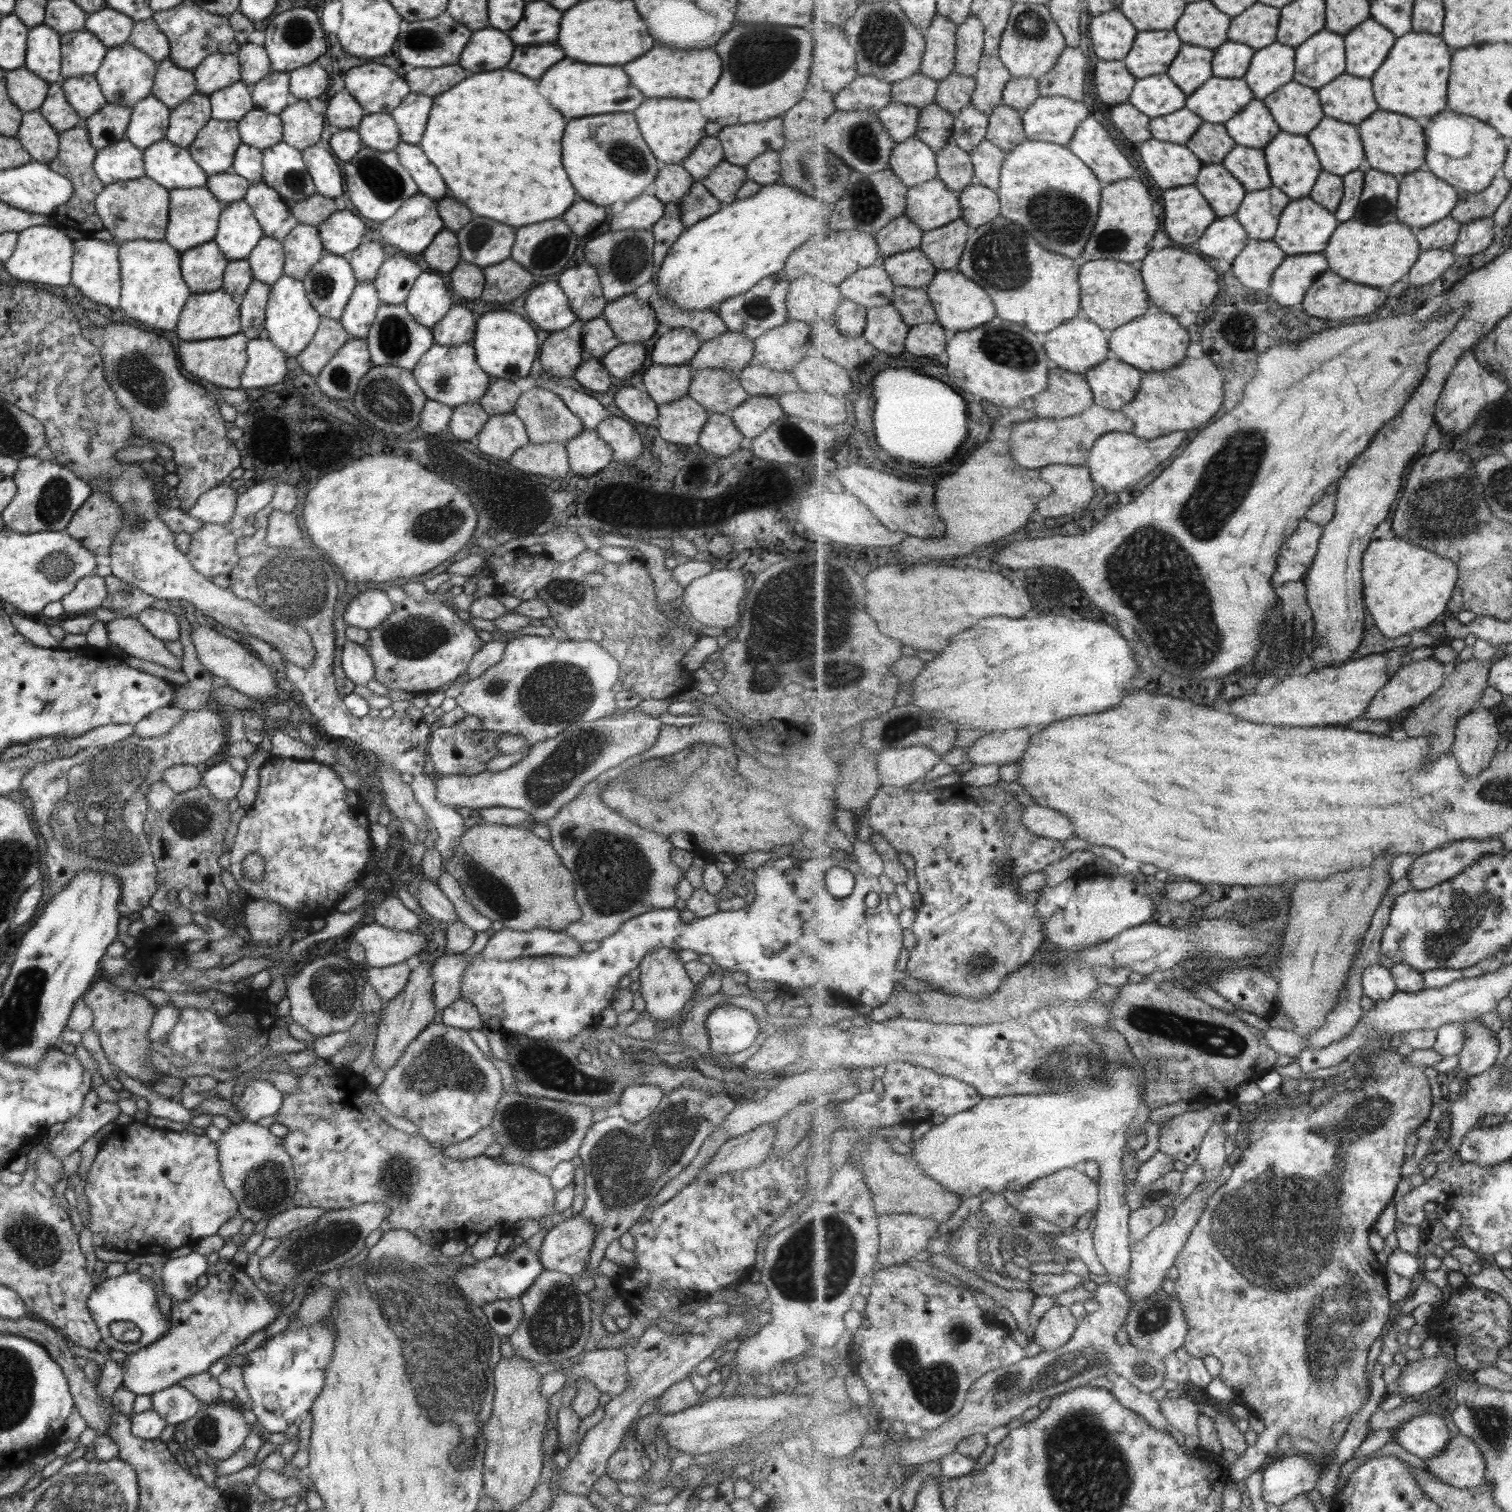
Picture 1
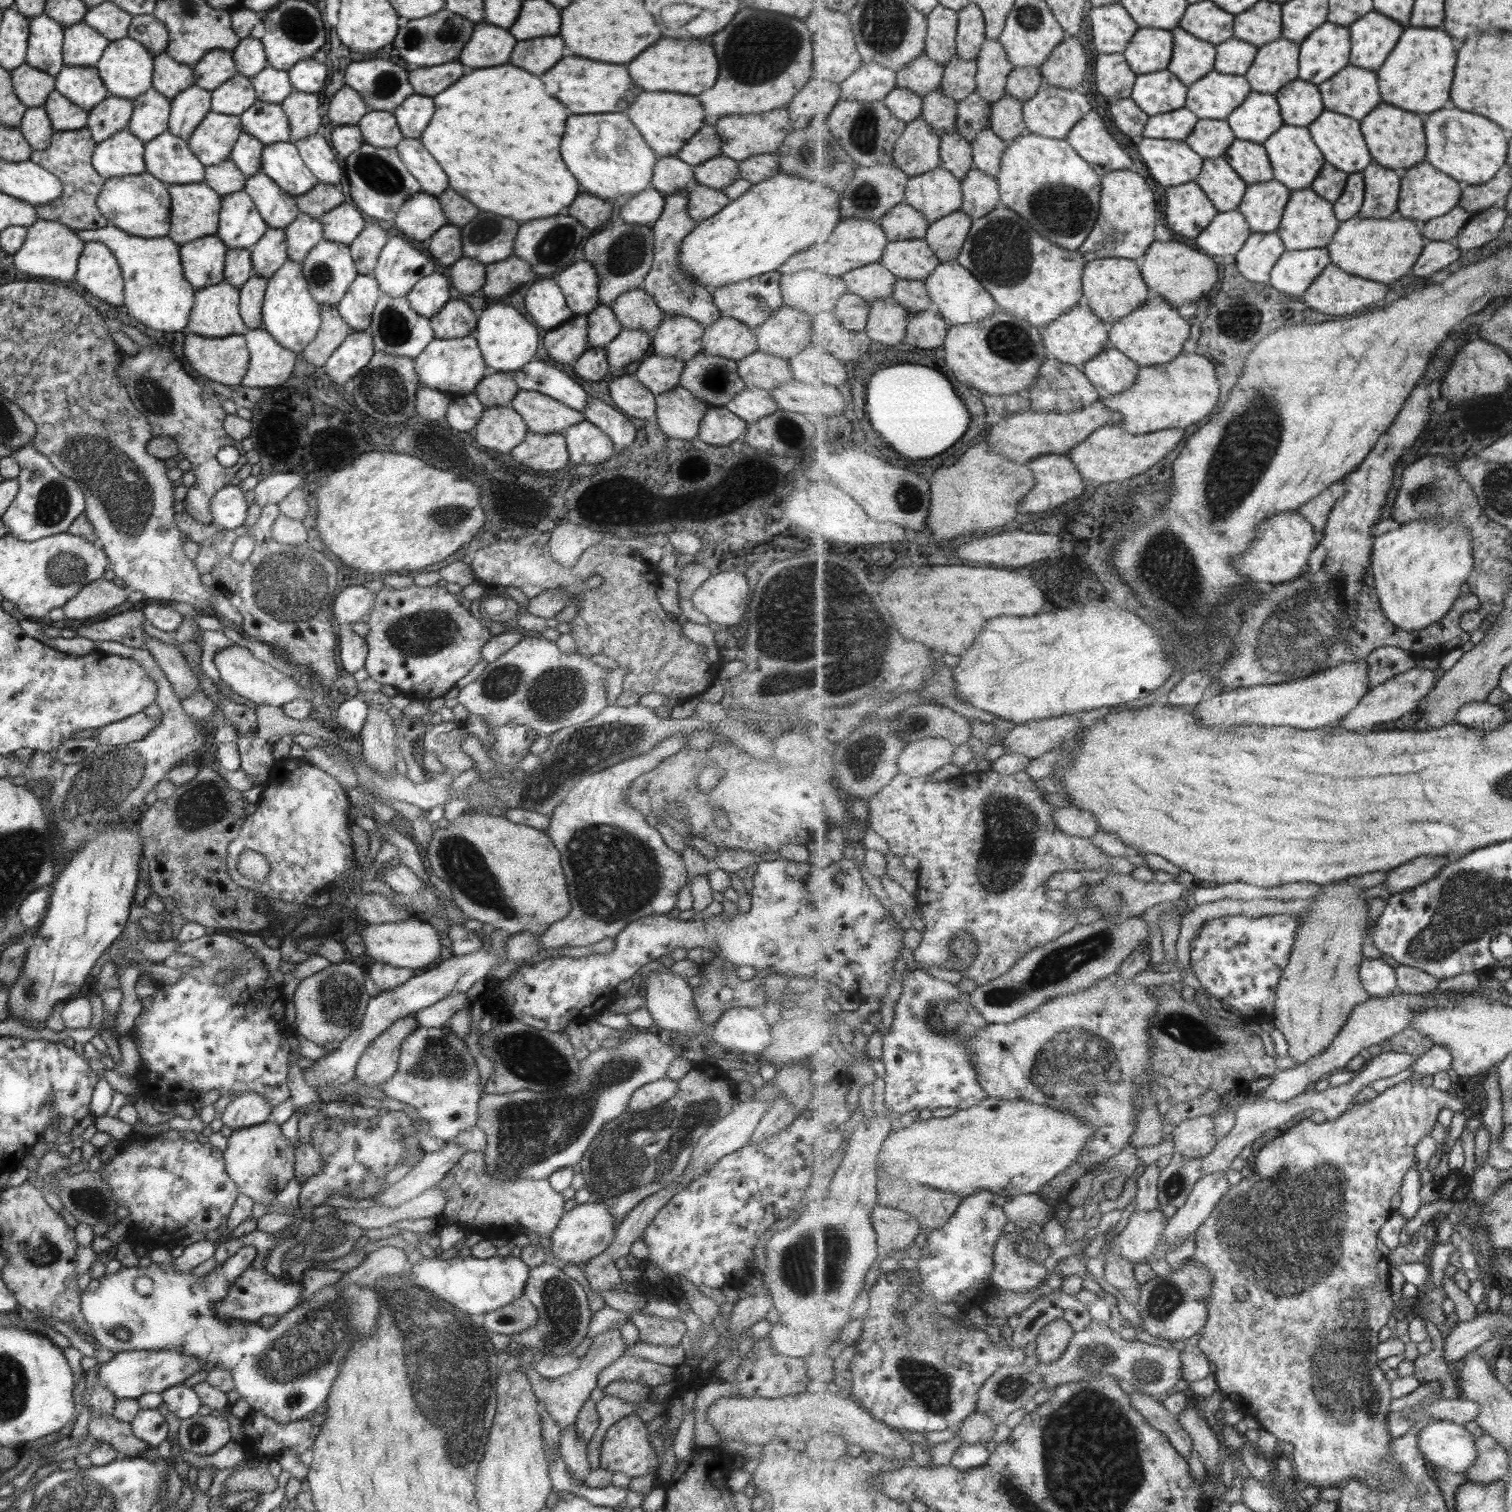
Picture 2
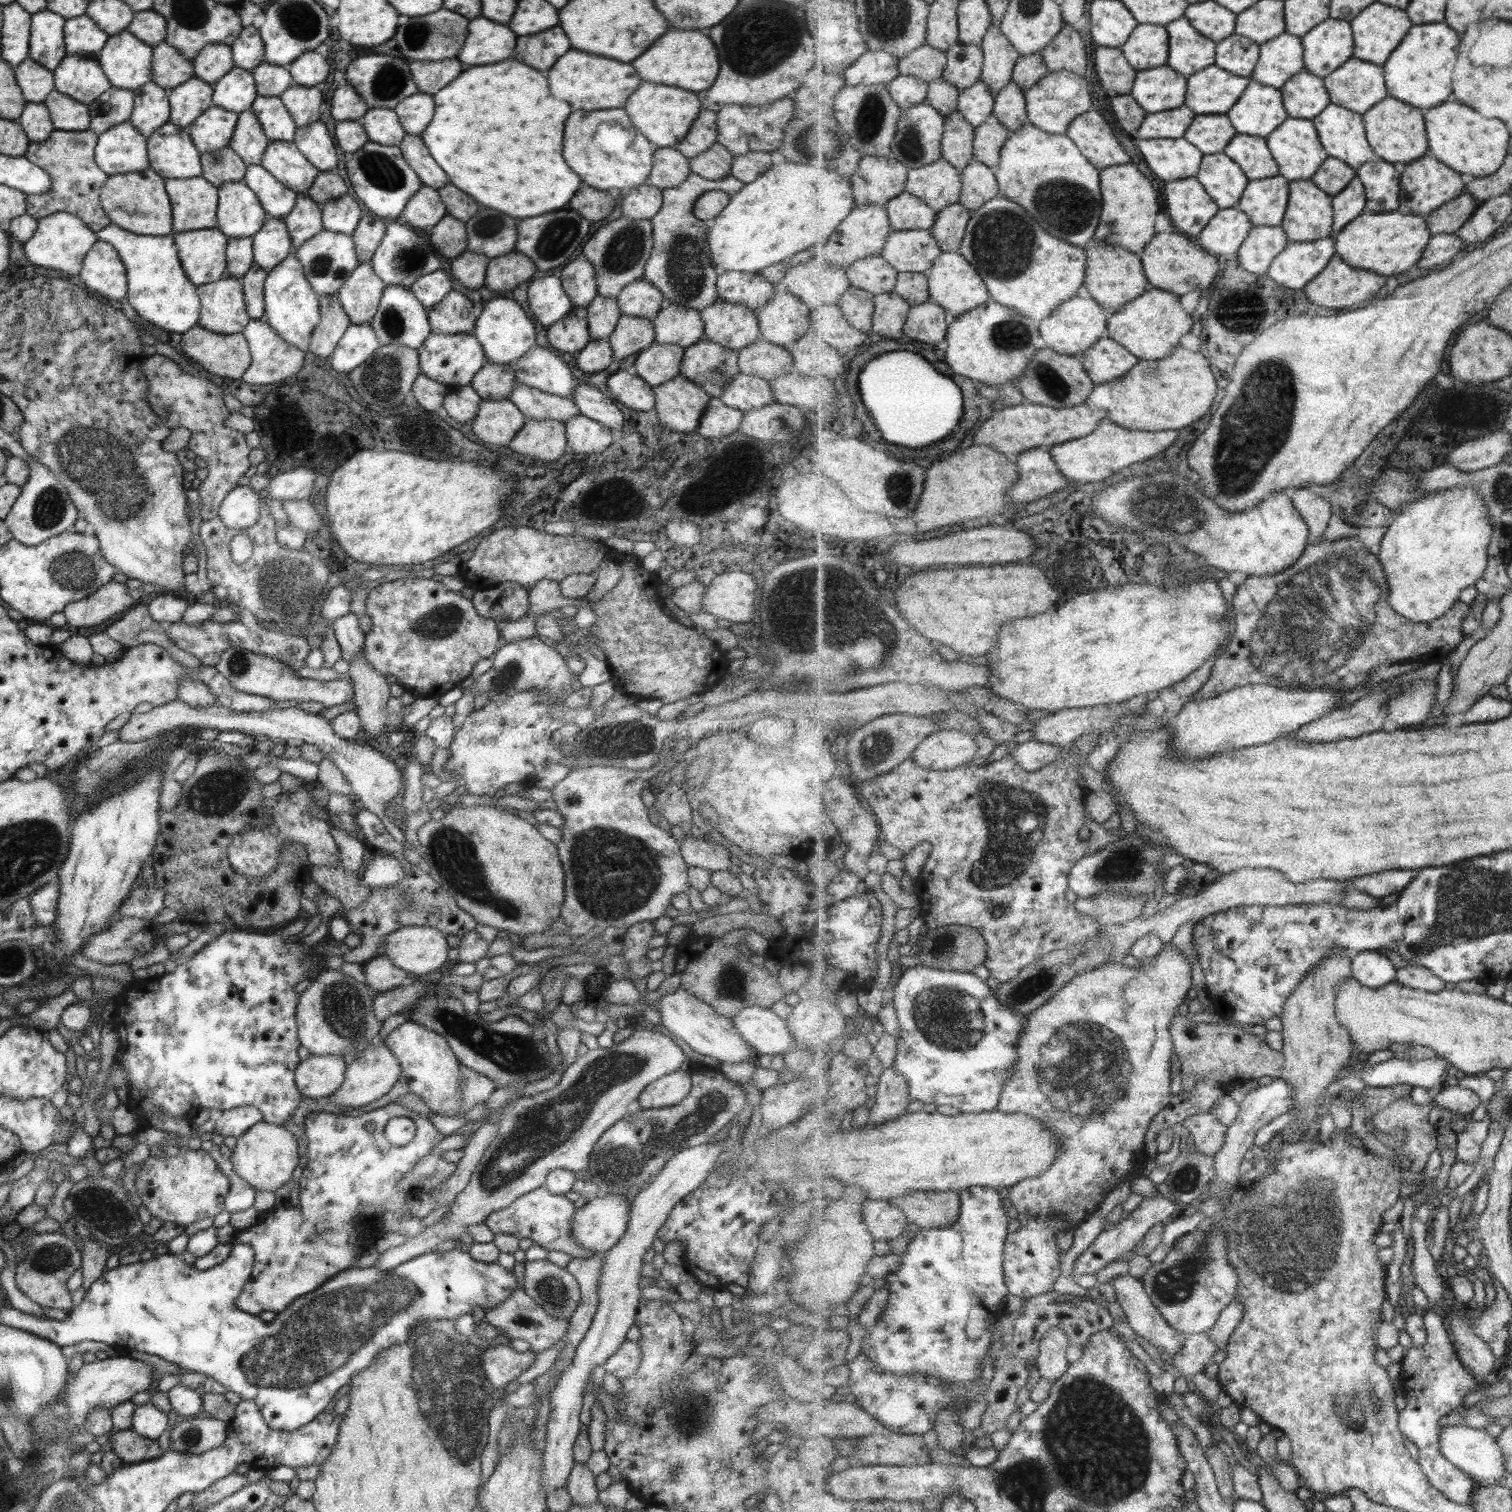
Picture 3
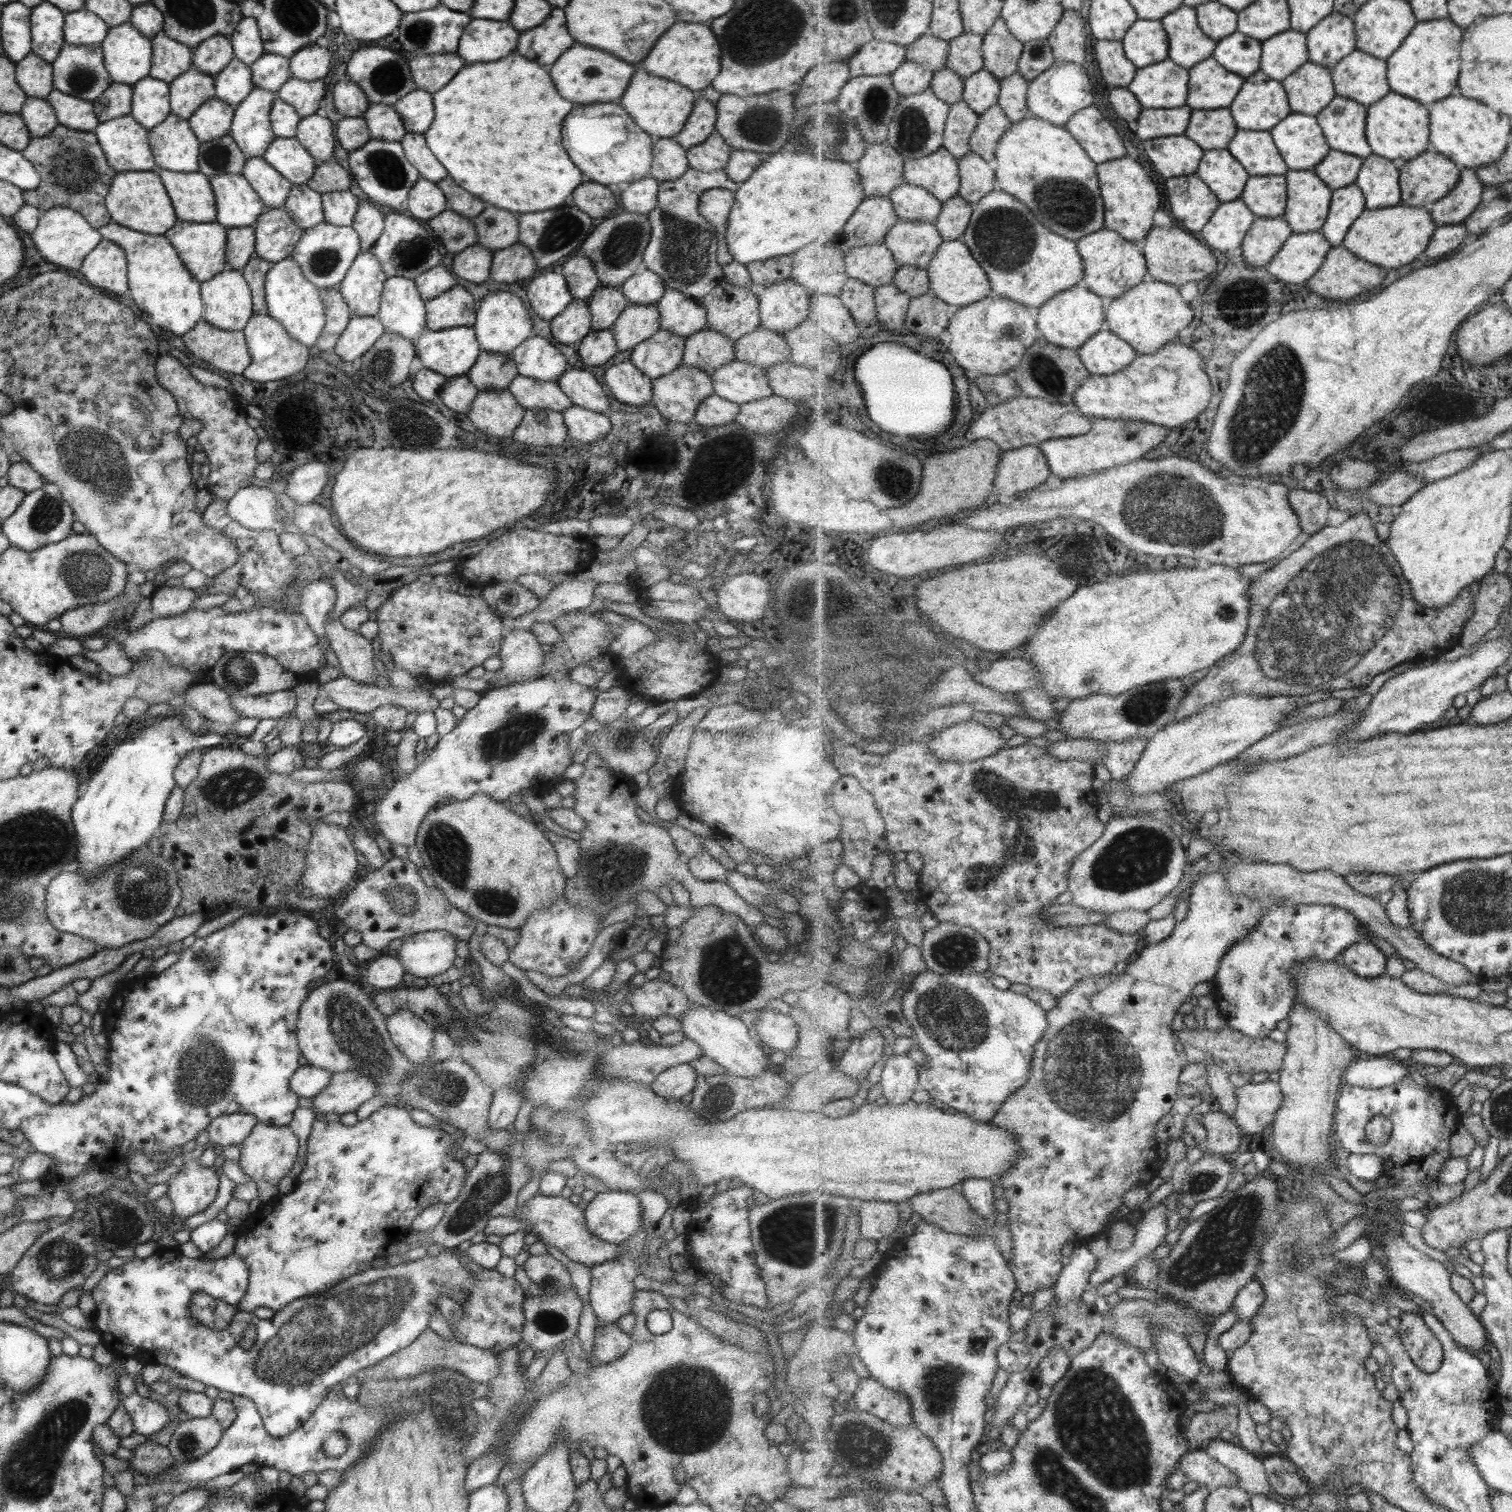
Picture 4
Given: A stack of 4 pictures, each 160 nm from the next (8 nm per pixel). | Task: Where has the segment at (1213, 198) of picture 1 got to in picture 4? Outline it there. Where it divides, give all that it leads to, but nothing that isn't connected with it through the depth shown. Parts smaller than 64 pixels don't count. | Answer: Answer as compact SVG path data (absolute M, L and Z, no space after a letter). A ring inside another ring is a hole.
M1228 148L1205 151L1196 174L1210 186L1221 203L1241 199L1251 176Z

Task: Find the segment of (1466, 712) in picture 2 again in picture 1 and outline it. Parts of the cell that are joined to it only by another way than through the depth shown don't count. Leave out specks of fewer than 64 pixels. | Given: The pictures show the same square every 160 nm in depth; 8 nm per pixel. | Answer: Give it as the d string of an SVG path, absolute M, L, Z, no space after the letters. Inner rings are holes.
M1487 708L1479 712L1470 711L1459 719L1453 749L1464 774L1479 776L1489 768L1499 746L1499 738L1497 718Z

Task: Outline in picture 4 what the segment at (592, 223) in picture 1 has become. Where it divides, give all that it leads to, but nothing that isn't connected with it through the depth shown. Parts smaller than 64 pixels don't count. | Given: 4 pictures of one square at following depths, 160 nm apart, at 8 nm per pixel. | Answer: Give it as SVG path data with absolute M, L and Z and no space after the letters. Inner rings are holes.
M583 182L573 190L575 206L585 212L589 218L605 216L609 210L615 208L615 198L607 186Z

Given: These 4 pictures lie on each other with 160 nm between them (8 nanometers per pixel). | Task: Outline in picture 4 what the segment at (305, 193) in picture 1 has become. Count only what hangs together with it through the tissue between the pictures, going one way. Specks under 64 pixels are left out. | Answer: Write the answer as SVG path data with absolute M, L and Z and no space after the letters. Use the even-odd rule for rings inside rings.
M274 137L262 157L291 185L306 184L312 178L317 165L295 137L288 139Z

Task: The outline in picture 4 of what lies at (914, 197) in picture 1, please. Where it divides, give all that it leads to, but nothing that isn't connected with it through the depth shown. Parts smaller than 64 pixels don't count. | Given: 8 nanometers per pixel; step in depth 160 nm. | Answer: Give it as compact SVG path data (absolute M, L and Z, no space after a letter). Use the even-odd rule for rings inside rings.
M944 146L923 158L909 158L904 164L906 182L921 185L941 202L960 194L960 161Z

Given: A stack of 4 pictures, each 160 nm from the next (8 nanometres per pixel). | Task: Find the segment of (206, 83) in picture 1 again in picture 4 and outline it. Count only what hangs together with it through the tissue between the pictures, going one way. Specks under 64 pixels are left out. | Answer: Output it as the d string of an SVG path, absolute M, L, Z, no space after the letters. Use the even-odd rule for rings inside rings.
M211 36L192 48L192 66L206 75L215 76L232 58L229 37Z

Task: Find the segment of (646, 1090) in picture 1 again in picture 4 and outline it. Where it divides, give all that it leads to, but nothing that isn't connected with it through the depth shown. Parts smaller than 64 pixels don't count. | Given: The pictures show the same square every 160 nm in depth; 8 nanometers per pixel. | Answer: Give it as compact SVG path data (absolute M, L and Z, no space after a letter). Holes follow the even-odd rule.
M679 1064L657 1075L650 1084L651 1090L661 1098L673 1100L692 1092L697 1074L688 1064Z

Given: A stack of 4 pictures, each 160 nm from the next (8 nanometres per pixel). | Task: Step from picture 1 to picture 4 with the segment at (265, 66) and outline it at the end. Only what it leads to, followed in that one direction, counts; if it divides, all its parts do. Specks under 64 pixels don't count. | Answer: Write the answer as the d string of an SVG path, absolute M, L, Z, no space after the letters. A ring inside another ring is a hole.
M243 16L229 37L232 56L245 65L250 65L264 53L256 20Z

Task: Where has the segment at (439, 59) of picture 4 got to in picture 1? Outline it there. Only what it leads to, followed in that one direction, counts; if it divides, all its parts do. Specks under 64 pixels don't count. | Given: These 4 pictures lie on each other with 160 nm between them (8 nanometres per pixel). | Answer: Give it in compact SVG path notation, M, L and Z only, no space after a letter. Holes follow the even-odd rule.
M451 64L443 68L413 68L404 76L410 92L424 96L437 96L445 90L449 90L453 84L461 82L465 76L471 76L471 72L465 72L463 68Z

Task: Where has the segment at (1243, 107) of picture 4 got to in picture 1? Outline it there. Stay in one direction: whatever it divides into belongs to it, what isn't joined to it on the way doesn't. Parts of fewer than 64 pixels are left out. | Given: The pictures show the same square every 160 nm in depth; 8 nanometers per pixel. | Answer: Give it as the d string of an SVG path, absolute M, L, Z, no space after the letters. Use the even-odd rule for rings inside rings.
M1255 99L1224 125L1236 144L1264 149L1282 130L1264 100Z

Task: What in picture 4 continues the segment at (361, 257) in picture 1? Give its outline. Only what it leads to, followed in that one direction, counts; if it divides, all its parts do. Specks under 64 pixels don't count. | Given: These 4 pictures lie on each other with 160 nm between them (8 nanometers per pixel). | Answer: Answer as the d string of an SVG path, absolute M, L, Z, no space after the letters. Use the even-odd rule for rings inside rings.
M360 197L353 223L350 227L357 233L360 252L372 250L373 243L383 230L384 215L383 210L369 203L364 197Z

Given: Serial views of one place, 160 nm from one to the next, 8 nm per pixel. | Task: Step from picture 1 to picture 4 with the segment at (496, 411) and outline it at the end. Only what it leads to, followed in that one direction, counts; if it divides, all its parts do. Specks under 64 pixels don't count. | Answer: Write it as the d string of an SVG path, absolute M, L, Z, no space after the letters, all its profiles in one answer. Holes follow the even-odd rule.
M481 350L466 377L478 392L489 392L507 389L513 377L517 375L515 363L510 359L510 355Z

